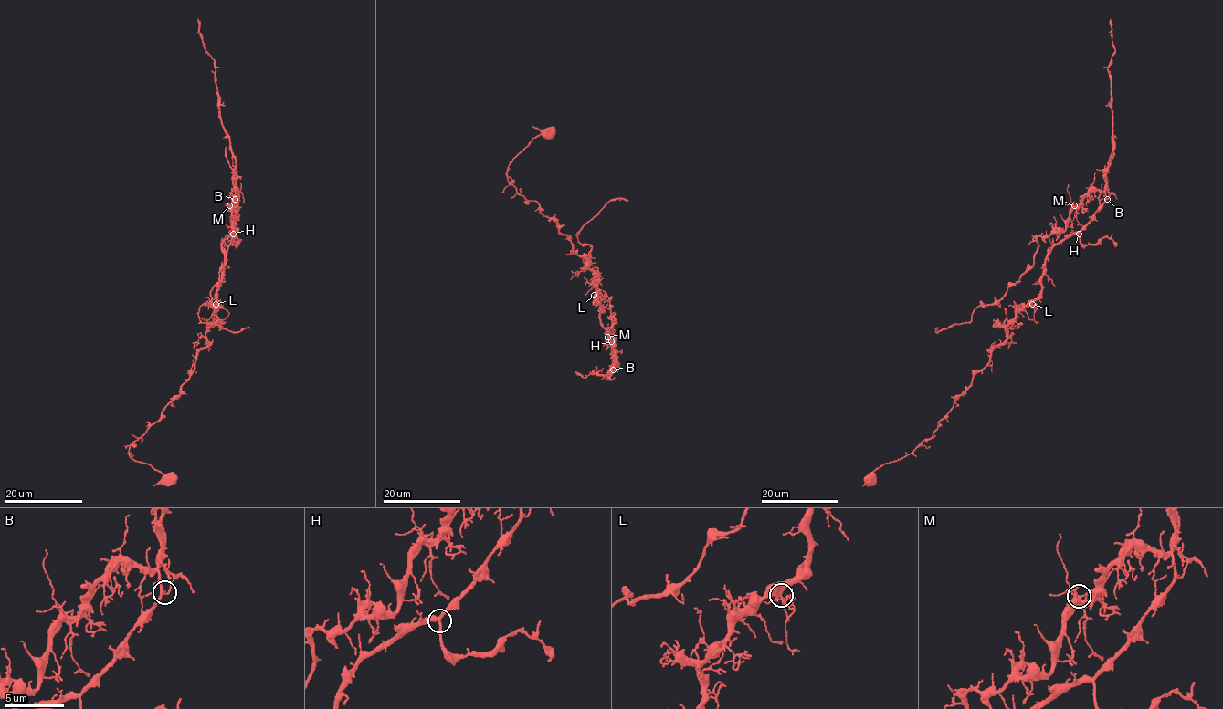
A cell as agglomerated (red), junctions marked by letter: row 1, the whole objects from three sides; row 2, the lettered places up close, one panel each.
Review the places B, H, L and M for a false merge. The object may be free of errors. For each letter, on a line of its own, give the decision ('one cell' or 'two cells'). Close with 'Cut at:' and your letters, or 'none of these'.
B: two cells
H: one cell
L: one cell
M: one cell
Cut at: B

